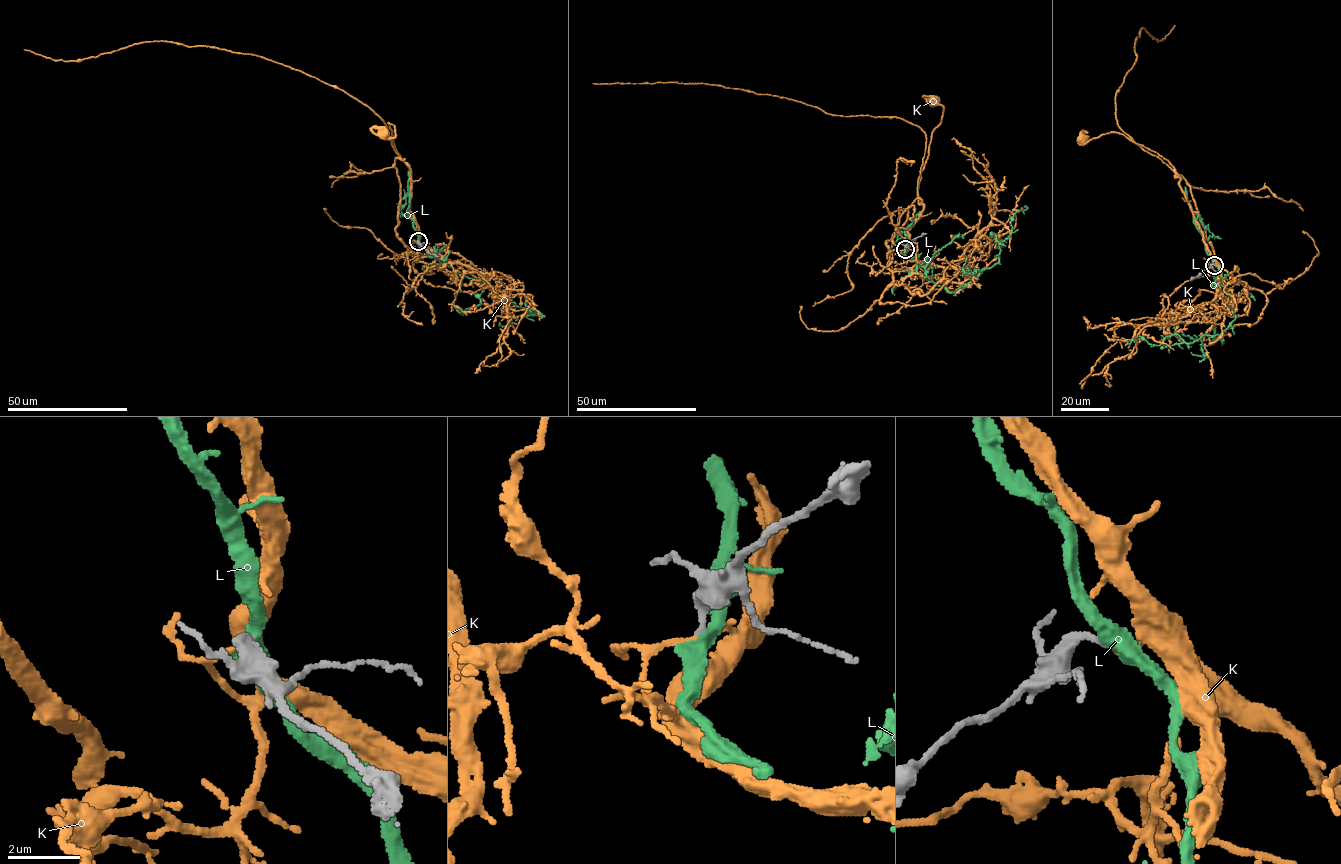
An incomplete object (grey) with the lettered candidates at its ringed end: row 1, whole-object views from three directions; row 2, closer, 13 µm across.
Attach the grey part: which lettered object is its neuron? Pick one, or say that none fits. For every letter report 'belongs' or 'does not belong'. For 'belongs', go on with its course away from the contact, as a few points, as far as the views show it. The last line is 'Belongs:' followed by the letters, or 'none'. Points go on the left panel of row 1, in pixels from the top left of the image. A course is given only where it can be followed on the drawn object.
K: belongs; course (419, 241), (409, 208), (410, 169), (391, 137), (388, 123), (393, 125), (395, 136), (384, 134)
L: does not belong
Belongs: K

